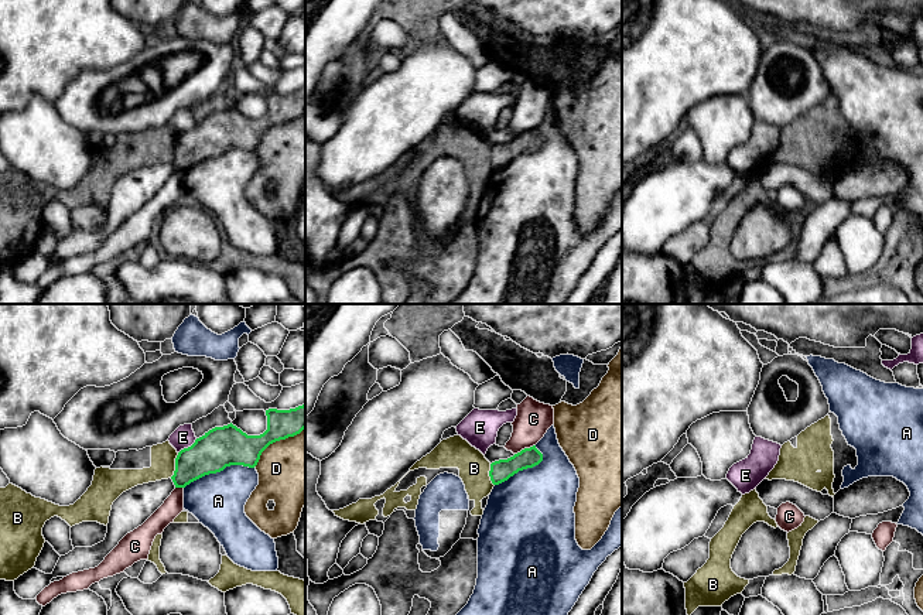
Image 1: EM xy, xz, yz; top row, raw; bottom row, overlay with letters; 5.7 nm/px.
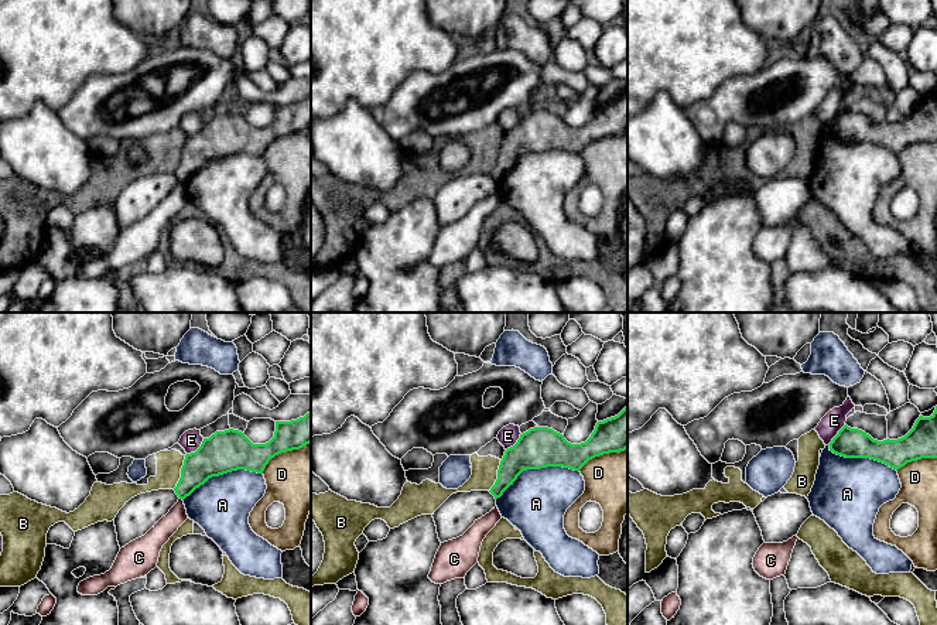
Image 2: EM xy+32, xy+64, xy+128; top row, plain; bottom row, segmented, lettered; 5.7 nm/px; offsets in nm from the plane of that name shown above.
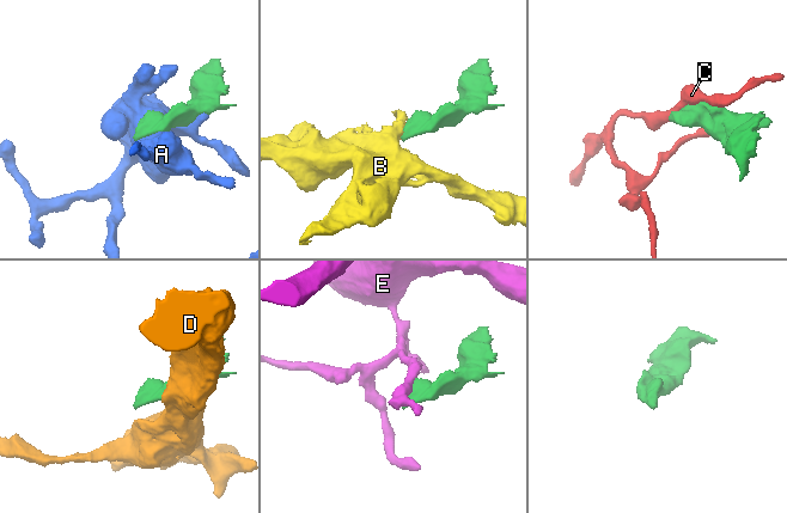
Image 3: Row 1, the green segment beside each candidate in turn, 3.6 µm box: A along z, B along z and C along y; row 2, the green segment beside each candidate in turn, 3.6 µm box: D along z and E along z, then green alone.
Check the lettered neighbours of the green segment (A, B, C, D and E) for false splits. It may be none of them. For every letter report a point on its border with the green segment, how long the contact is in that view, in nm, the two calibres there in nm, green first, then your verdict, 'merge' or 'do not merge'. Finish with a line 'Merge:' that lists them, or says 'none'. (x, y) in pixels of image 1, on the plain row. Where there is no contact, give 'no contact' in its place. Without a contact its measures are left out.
A: xy (218, 154) | 420 nm | 240/300 nm | do not merge
B: xy (175, 149) | 150 nm | 220/140 nm | do not merge
C: xz (525, 132) | 130 nm | 120/200 nm | do not merge
D: xy (276, 123) | 380 nm | 200/400 nm | do not merge
E: xy (188, 130) | 140 nm | 240/120 nm | do not merge
Merge: none

